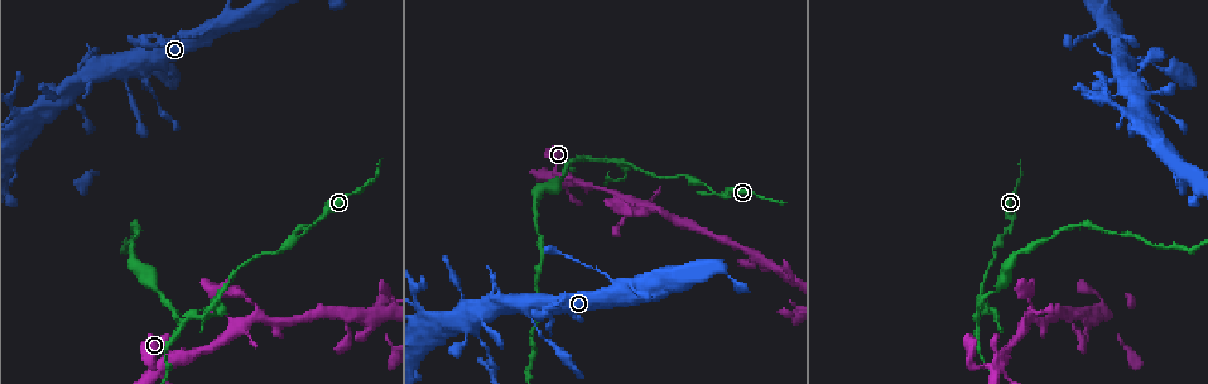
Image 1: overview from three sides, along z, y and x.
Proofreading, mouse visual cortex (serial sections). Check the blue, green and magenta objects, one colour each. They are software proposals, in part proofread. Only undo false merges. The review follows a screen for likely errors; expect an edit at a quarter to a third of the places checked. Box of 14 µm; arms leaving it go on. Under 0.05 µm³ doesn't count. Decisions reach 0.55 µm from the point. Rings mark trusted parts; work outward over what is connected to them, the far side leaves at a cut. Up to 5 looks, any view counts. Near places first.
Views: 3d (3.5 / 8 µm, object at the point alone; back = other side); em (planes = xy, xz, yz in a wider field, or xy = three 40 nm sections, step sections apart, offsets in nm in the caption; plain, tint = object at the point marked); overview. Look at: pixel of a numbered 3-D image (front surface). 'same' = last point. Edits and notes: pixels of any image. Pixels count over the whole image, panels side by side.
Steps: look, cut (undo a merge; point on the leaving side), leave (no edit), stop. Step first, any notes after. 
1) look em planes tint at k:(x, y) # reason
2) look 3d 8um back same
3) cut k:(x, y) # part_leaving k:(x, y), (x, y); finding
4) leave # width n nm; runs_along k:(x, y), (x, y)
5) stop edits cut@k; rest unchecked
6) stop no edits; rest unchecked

look 3d 3.5um back at 1:(618, 161) # a fork

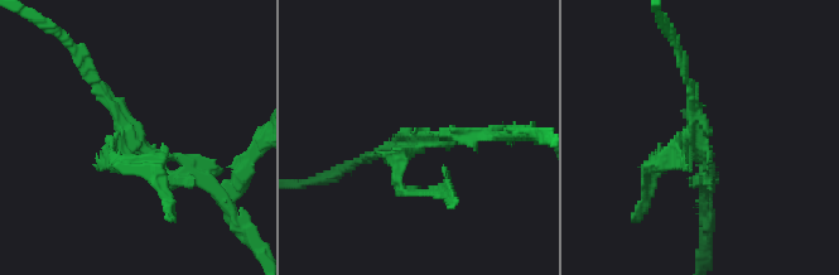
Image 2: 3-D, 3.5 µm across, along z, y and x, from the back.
look em xy step 3 tint at 2:(128, 120)

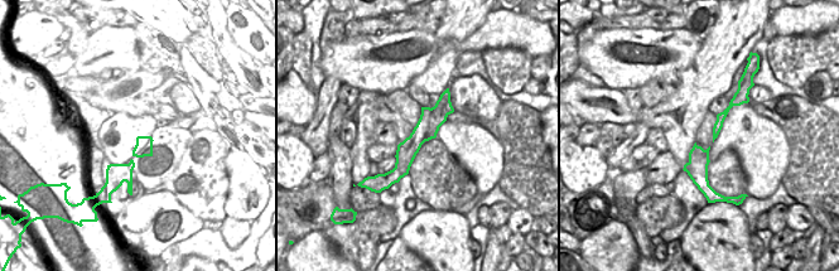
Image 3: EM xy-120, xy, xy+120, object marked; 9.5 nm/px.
cut 2:(398, 186) # part_leaving 2:(403, 155), (403, 188), (453, 197); a second cell is stuck on

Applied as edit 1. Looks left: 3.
look overview

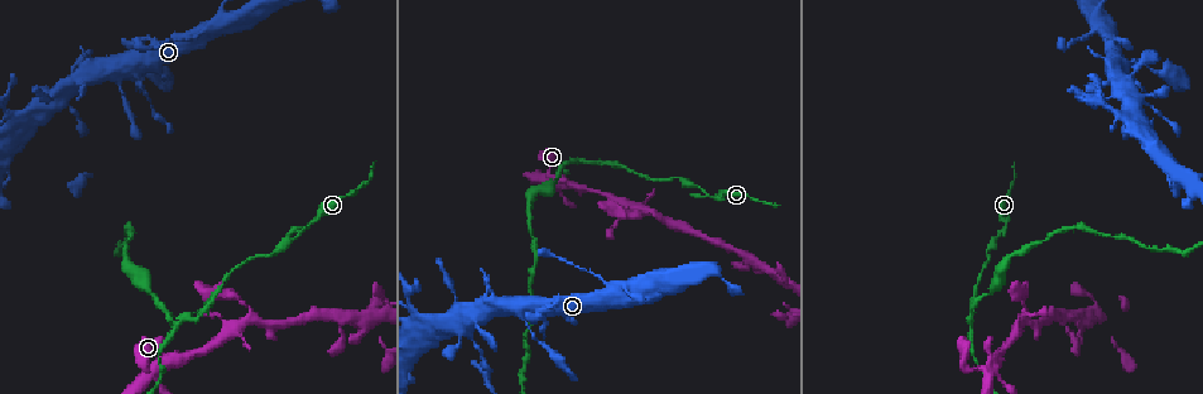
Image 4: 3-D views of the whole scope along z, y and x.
look 3d 3.5um at 4:(550, 174) # four-way junction

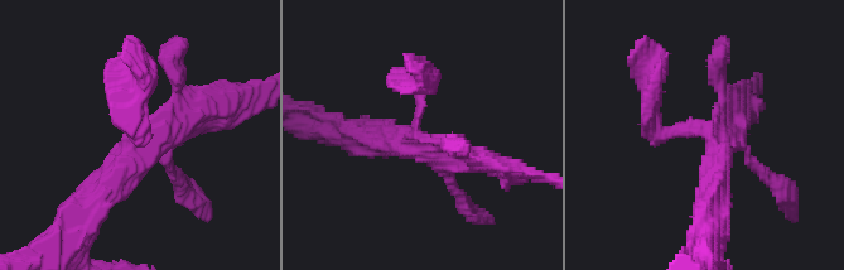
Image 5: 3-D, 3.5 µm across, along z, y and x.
look em xy step 1 tint at 5:(418, 137) # arms 4; arm_widths 150, 250, 300, 400 nm

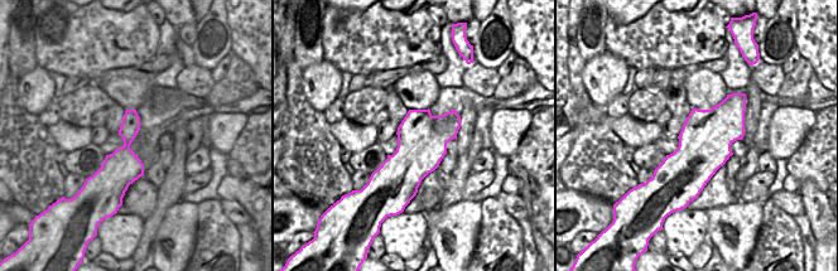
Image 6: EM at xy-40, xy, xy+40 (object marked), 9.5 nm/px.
leave # one cell here

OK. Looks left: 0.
stop edits cut@2; rest unchecked

